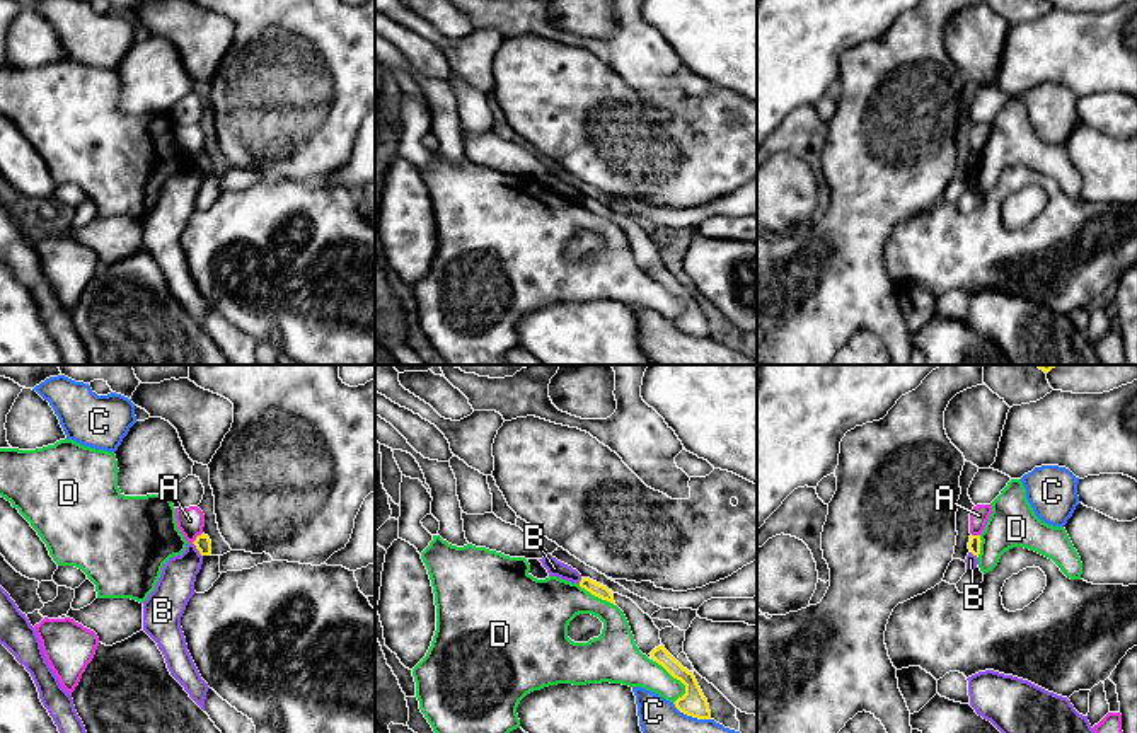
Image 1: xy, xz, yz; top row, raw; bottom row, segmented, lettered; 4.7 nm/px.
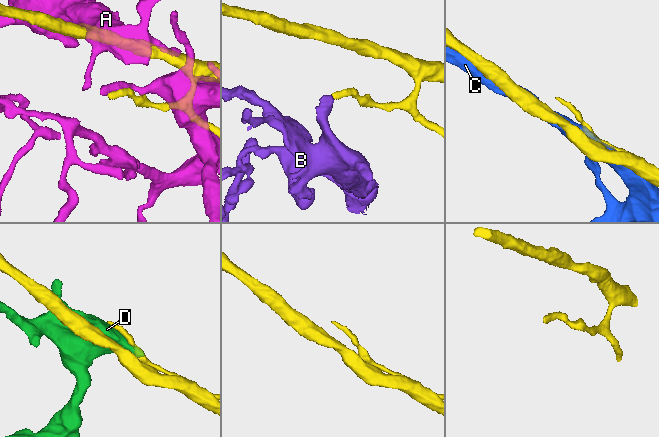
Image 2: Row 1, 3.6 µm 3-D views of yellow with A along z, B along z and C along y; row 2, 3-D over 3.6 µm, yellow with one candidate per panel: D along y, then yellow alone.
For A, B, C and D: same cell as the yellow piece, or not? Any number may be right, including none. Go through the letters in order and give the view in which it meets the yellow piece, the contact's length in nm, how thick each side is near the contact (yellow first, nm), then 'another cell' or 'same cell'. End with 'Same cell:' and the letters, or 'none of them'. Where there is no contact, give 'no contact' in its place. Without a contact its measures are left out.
A: xy | 80 nm | 80/130 nm | another cell
B: xy | 80 nm | 80/180 nm | another cell
C: xz | 200 nm | 120/170 nm | another cell
D: xz | 220 nm | 120/180 nm | another cell
Same cell: none of them

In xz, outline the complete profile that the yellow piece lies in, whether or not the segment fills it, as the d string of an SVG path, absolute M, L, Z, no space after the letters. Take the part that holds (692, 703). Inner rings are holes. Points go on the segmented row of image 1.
M665 646L655 648L651 658L661 665L673 678L680 680L685 685L685 694L678 697L673 704L675 707L697 719L711 719L711 711L707 699L704 697L695 677L692 672L684 668L667 649Z

